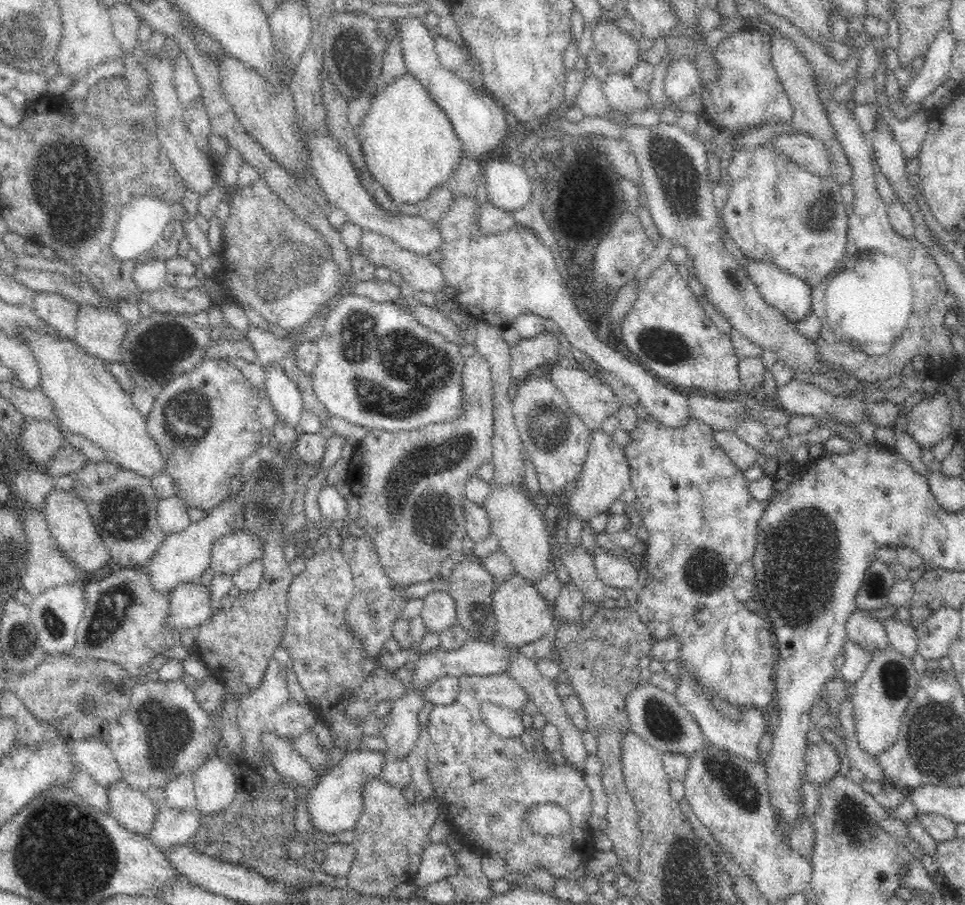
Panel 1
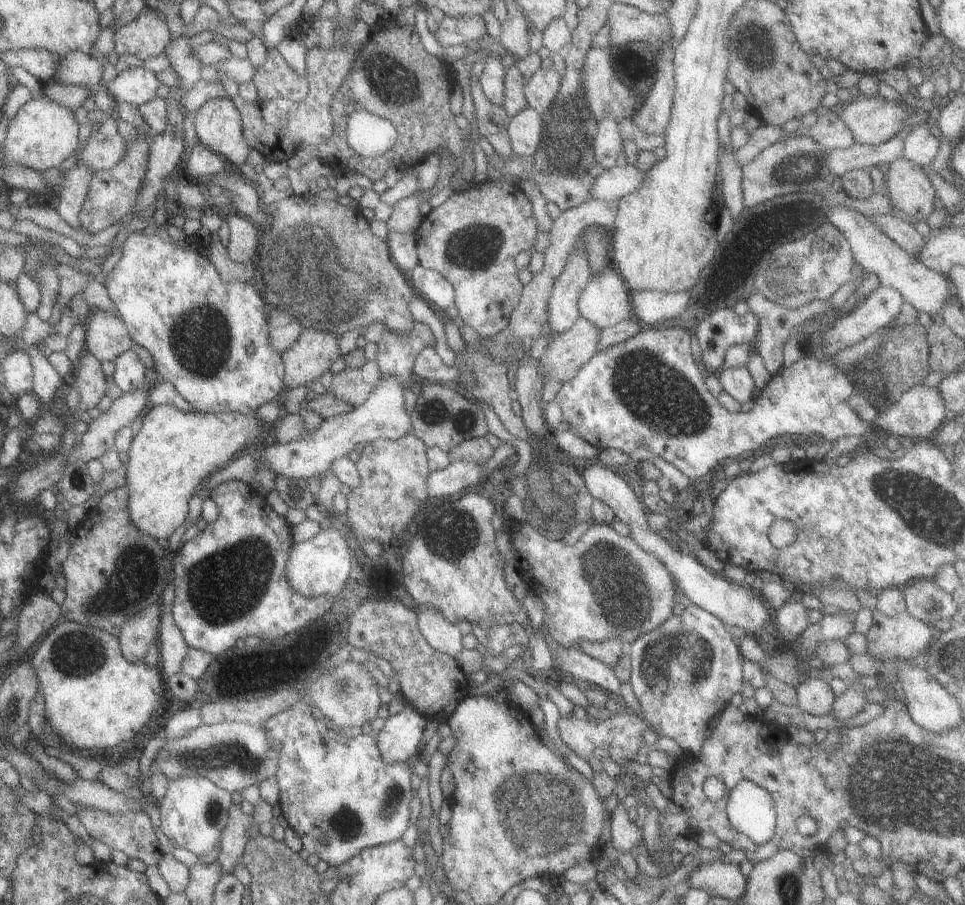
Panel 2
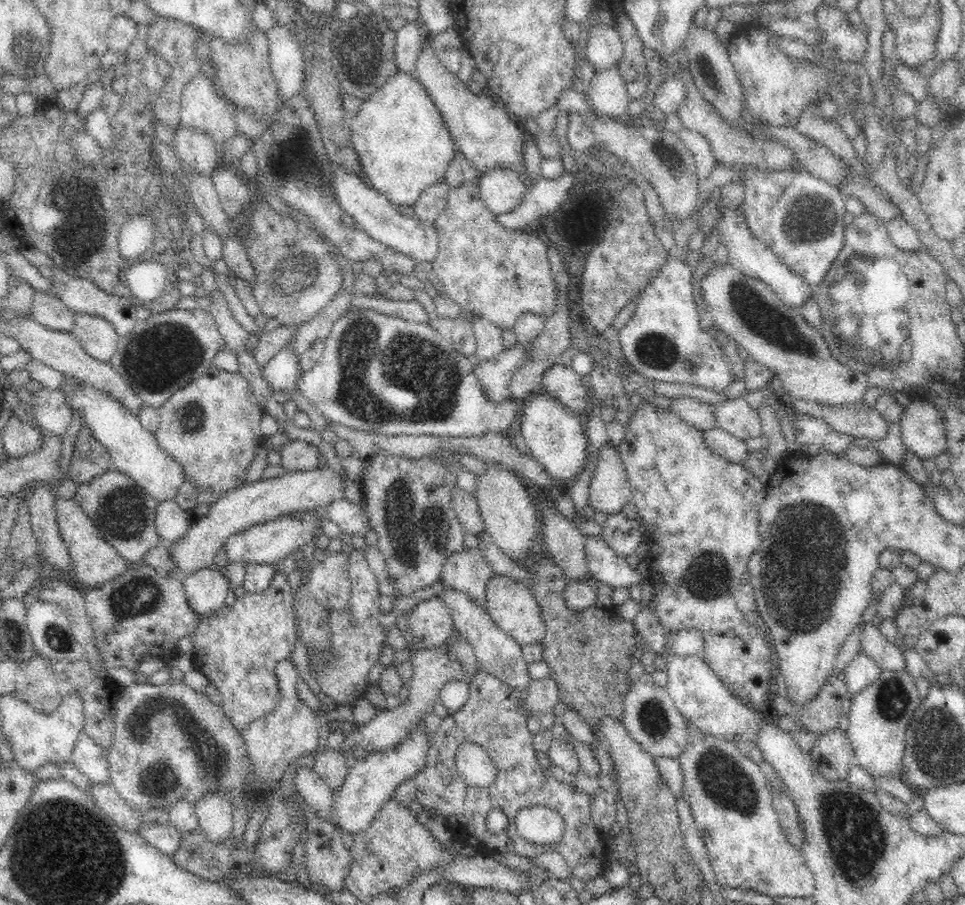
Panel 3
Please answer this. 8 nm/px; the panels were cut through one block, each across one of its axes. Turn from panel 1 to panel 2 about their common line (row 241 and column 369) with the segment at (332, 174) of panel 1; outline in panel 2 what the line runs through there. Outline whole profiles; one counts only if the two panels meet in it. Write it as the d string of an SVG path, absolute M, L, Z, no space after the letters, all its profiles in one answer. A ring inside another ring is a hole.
M396 376L380 377L376 388L358 408L320 421L316 430L298 440L266 447L261 452L260 461L276 475L286 478L316 478L327 471L336 458L347 456L359 444L364 445L377 438L398 440L406 434L412 434L411 414L405 408L405 388Z

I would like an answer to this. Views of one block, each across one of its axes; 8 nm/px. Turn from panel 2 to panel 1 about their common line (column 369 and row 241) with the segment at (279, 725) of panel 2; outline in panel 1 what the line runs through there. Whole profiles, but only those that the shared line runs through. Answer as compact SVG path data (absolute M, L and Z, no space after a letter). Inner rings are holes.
M770 141L734 150L727 170L730 178L729 187L721 214L735 246L747 258L773 264L801 278L811 288L824 282L842 261L847 244L847 228L851 212L840 195L838 182L831 176L815 175L808 169L798 166L792 159L777 152Z

